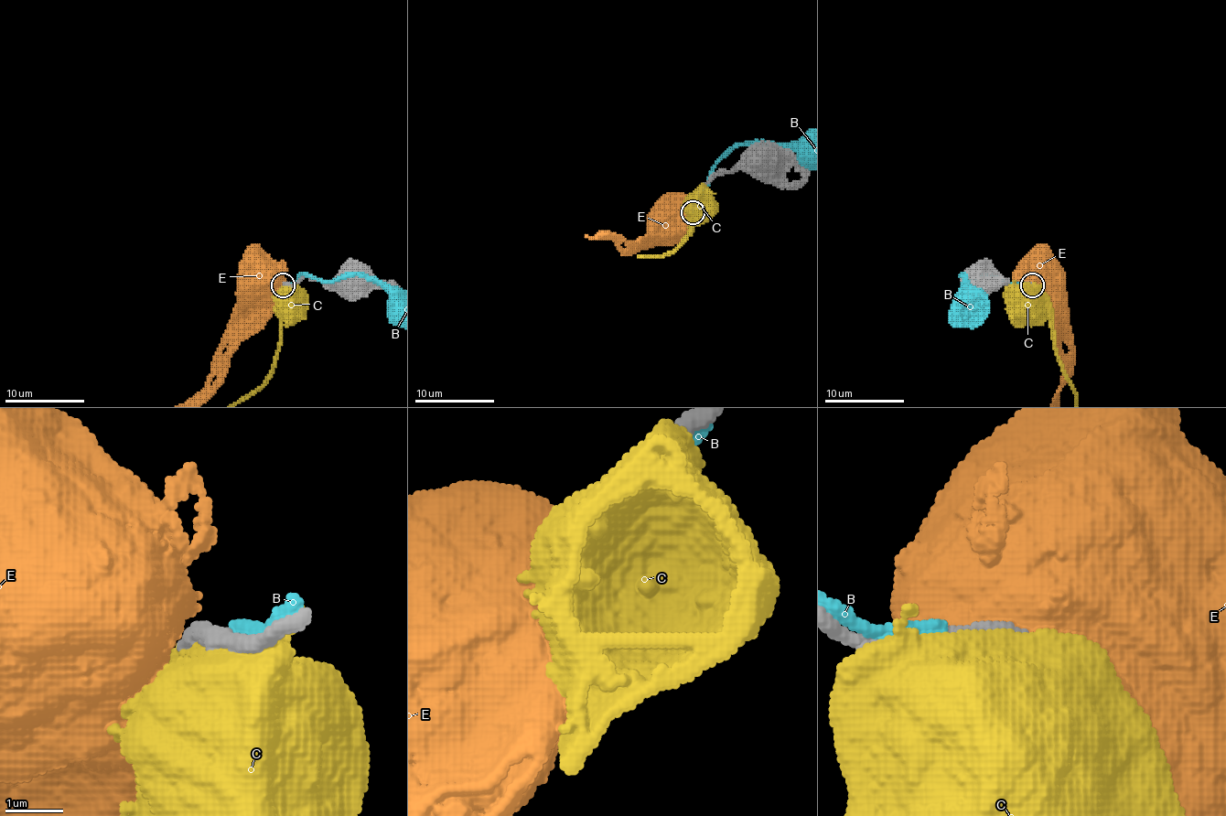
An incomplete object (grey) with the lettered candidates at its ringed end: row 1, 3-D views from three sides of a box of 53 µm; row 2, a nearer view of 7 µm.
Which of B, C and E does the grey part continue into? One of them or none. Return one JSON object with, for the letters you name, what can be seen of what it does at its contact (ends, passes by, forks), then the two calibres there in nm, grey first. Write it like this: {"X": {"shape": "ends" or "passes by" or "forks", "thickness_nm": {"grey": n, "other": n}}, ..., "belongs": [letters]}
{"belongs": []}

